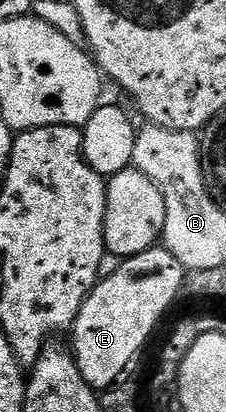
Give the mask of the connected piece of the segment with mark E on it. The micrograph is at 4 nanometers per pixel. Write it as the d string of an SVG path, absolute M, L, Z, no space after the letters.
M163 246L146 250L137 256L123 259L120 268L110 277L101 279L86 298L74 325L76 337L70 343L76 358L76 365L86 378L86 382L97 390L107 390L121 379L120 375L132 364L132 359L143 350L152 336L152 331L160 324L160 319L168 312L168 307L181 295L186 269L174 258L174 254Z

